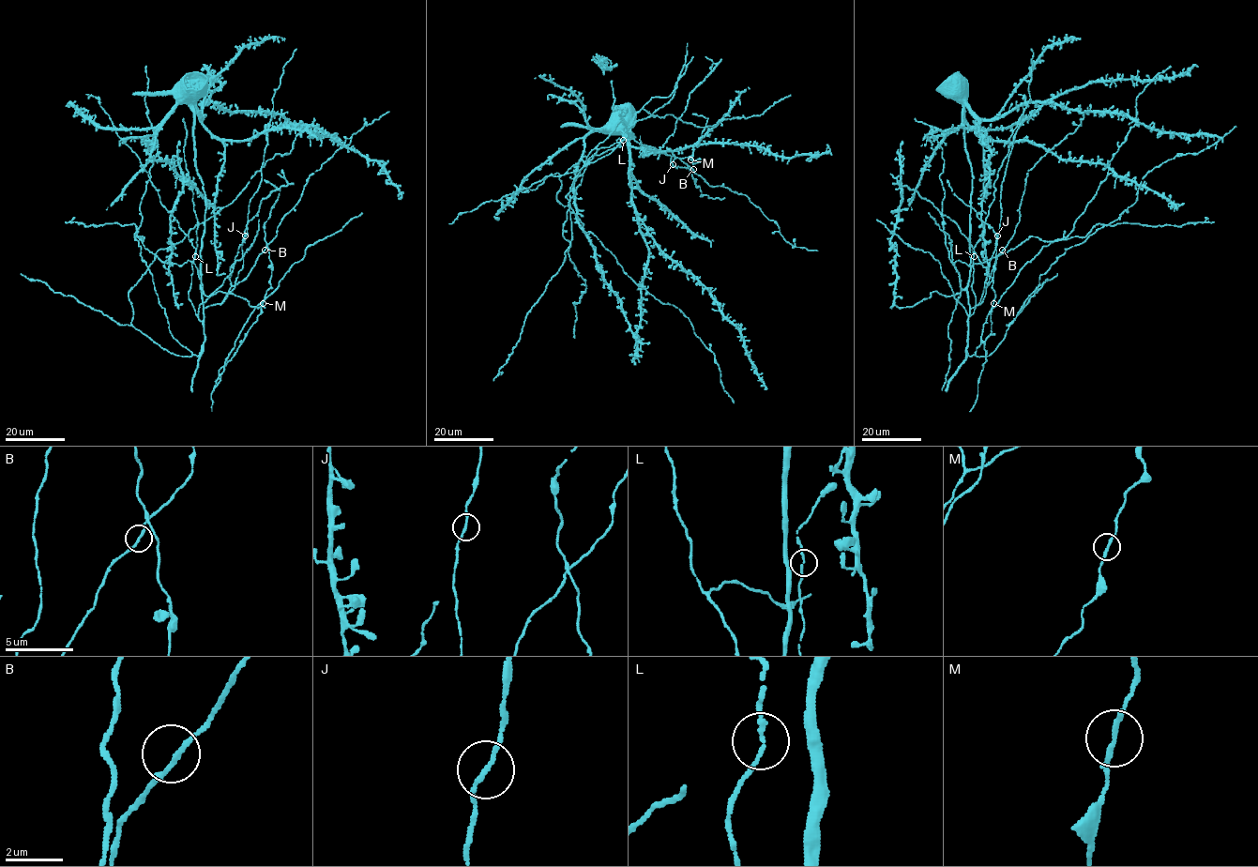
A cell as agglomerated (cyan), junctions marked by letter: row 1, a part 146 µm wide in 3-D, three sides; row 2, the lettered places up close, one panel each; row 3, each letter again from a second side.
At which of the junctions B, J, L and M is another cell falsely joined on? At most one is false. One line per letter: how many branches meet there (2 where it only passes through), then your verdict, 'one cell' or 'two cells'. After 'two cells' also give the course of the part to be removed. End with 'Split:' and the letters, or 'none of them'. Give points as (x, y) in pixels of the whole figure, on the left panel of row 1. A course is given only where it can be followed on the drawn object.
B: branches 2; one cell
J: branches 2; one cell
L: branches 2; one cell
M: branches 2; one cell
Split: none of them

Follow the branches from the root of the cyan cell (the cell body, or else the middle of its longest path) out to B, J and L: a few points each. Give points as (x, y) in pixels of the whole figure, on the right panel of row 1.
B: (969, 302), (971, 308), (982, 302), (992, 271), (1002, 250)
J: (969, 302), (971, 308), (980, 303), (997, 235)
L: (969, 302), (967, 321), (976, 308), (972, 288), (974, 256)

